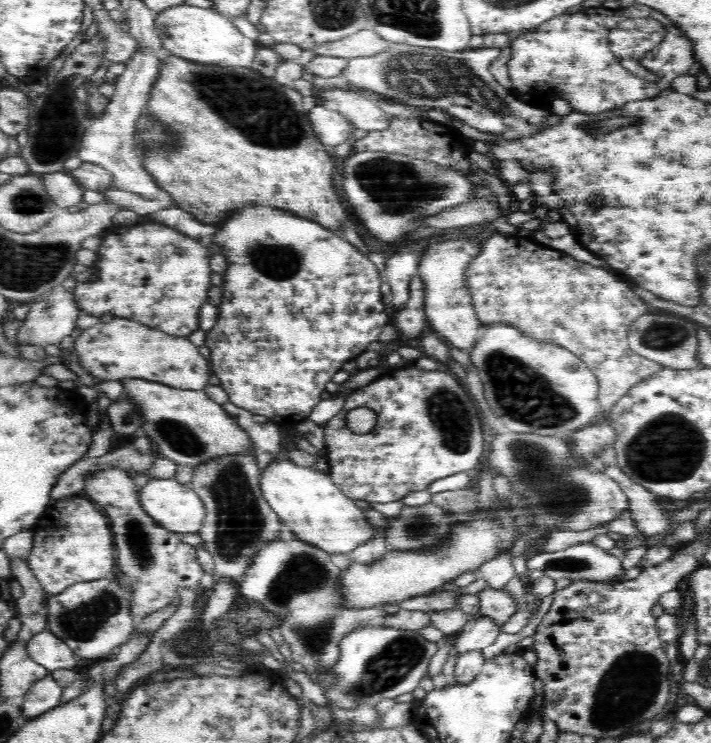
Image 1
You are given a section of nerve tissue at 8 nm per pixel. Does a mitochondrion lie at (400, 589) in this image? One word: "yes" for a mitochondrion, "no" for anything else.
no

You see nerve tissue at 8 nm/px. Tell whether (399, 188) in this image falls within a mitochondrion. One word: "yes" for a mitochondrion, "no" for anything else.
yes

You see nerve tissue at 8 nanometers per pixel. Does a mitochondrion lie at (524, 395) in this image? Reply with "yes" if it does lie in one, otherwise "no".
yes

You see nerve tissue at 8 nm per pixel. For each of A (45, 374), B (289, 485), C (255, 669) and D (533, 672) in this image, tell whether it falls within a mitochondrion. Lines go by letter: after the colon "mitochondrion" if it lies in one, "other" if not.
A: other
B: other
C: other
D: other

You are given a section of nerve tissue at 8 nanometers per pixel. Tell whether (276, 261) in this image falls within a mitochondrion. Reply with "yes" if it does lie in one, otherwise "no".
yes

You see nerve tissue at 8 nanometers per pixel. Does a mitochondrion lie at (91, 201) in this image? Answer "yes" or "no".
no

